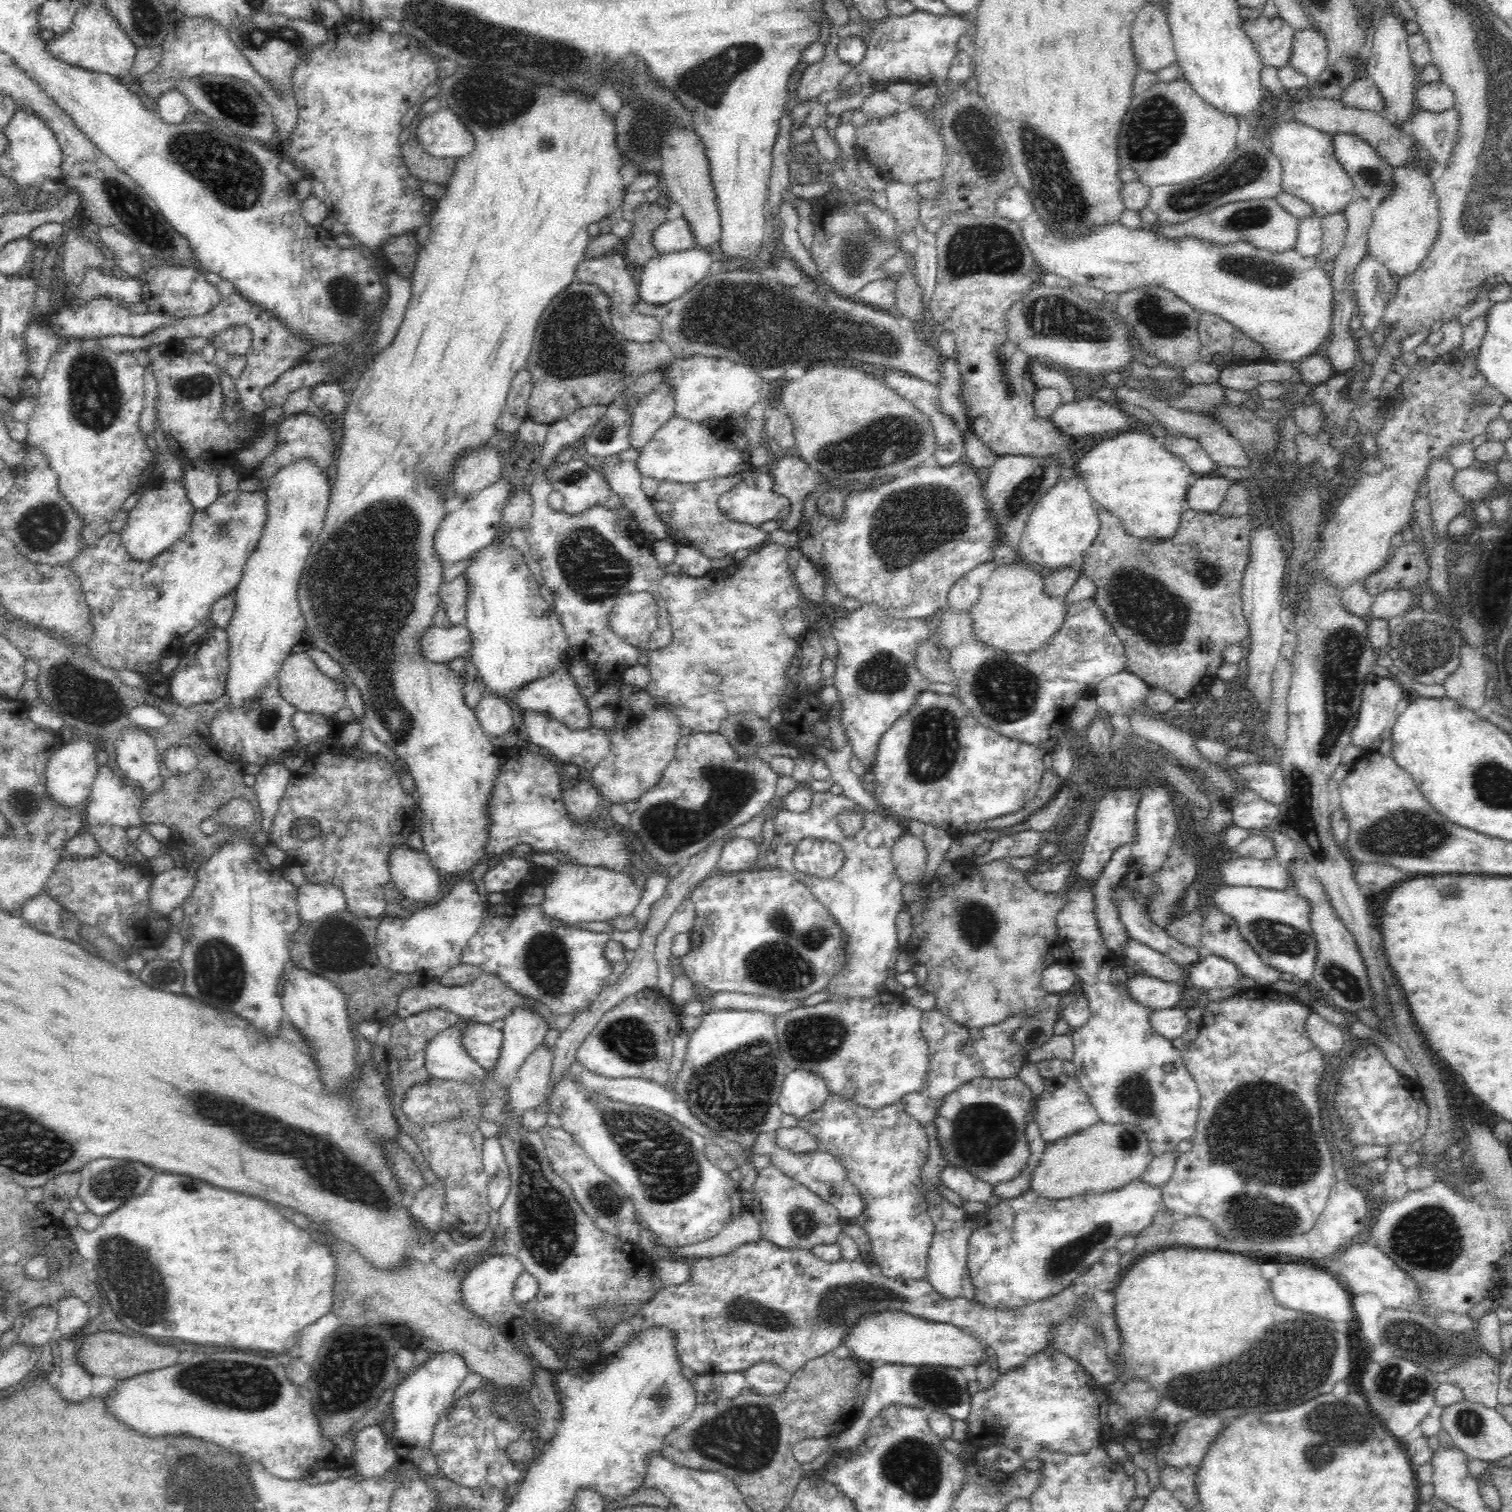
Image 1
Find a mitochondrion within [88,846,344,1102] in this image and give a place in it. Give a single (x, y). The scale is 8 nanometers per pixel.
(219, 970)

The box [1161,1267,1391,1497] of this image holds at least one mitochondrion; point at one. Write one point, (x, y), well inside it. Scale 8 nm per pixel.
(1331, 1428)

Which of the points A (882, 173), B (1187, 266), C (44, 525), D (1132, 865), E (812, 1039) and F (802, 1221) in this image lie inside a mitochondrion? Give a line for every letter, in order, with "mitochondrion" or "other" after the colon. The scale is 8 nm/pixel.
A: other
B: other
C: mitochondrion
D: other
E: mitochondrion
F: mitochondrion

